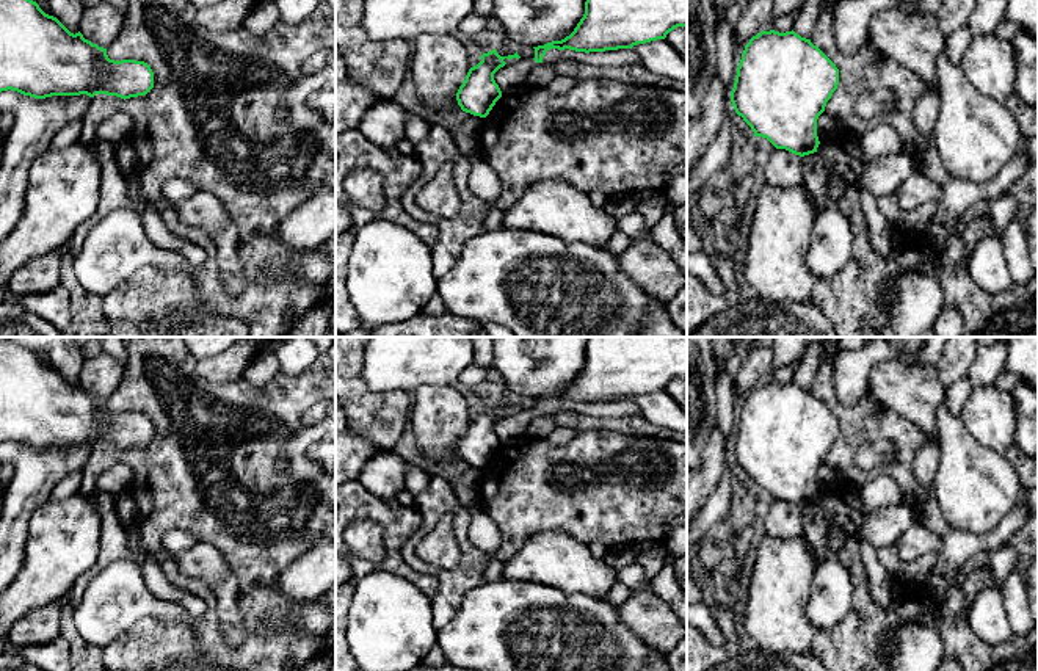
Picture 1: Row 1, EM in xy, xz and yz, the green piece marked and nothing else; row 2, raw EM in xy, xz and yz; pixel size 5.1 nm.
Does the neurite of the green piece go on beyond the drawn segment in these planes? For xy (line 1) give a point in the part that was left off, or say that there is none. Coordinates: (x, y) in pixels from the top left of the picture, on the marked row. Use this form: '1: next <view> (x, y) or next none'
1: next none

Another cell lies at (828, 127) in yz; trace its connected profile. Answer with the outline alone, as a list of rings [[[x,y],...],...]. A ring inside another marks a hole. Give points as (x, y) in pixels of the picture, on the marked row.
[[[822,113],[817,119],[817,136],[820,143],[825,141],[844,141],[847,136],[842,135],[842,127],[836,118],[828,113]]]

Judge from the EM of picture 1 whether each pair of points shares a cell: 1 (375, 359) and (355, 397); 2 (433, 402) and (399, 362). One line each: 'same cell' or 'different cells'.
1: different cells
2: different cells

